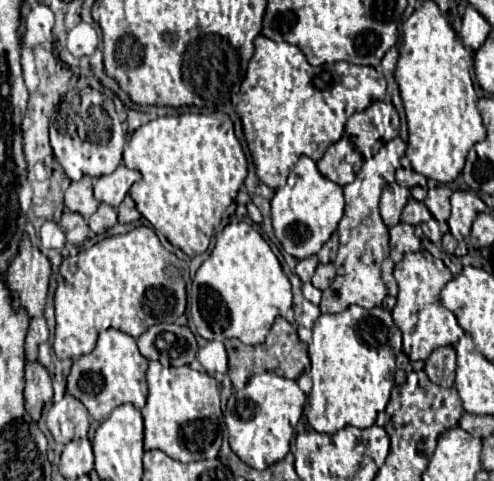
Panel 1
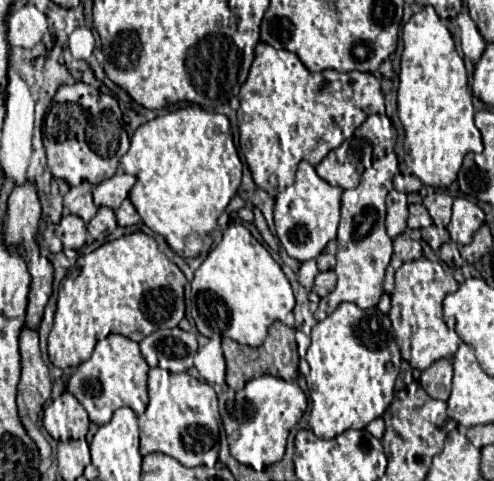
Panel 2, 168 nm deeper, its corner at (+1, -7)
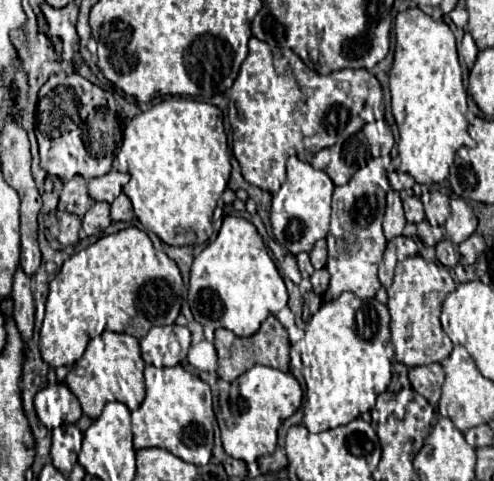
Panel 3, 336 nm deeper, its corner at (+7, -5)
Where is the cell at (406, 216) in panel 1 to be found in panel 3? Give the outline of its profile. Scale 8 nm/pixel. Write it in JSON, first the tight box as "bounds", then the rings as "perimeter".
{"bounds":[403,196,425,224],"perimeter":[[[409,196],[403,200],[403,208],[405,208],[405,218],[407,222],[413,222],[413,224],[419,224],[423,218],[425,218],[425,212],[423,212],[423,204],[417,196]]]}

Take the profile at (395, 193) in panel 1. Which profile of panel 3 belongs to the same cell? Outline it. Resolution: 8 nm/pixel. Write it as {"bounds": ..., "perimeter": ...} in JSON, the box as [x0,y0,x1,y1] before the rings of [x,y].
{"bounds":[383,192,407,240],"perimeter":[[[389,192],[387,194],[387,212],[385,212],[385,218],[383,218],[383,232],[385,232],[385,238],[391,240],[395,236],[401,236],[403,228],[405,228],[407,220],[403,216],[403,206],[401,206],[401,198],[397,192]]]}

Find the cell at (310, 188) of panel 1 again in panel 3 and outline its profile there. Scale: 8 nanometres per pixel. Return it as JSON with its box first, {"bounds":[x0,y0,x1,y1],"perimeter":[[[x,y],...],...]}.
{"bounds":[271,156,335,256],"perimeter":[[[297,156],[287,160],[287,180],[273,196],[271,228],[275,240],[293,256],[297,256],[299,252],[311,252],[313,244],[327,236],[333,188],[335,184],[323,170],[315,170],[309,162],[301,162]]]}

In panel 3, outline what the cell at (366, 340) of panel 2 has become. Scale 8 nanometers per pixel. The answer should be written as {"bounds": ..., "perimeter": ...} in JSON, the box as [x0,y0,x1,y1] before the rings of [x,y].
{"bounds":[293,292,394,432],"perimeter":[[[343,292],[341,296],[323,302],[321,308],[313,314],[311,322],[307,324],[303,340],[299,340],[293,348],[299,352],[303,362],[301,372],[307,384],[303,422],[309,432],[323,432],[329,428],[349,424],[351,420],[359,418],[363,412],[369,412],[375,406],[377,396],[383,394],[389,386],[394,356],[389,334],[389,312],[387,306],[375,298],[361,300],[353,292]]]}

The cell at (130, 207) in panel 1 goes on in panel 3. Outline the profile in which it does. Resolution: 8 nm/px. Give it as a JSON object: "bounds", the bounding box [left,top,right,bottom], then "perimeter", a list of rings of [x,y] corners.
{"bounds":[111,194,133,222],"perimeter":[[[121,194],[113,204],[111,204],[111,218],[117,222],[117,220],[123,220],[123,222],[129,222],[133,220],[133,206],[131,206],[131,200]]]}

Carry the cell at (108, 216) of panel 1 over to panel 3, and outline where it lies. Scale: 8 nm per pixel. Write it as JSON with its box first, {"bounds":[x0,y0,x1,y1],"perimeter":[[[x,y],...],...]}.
{"bounds":[83,202,111,236],"perimeter":[[[95,202],[83,218],[83,230],[89,236],[101,234],[109,224],[111,224],[111,216],[109,216],[109,204],[107,202]]]}

